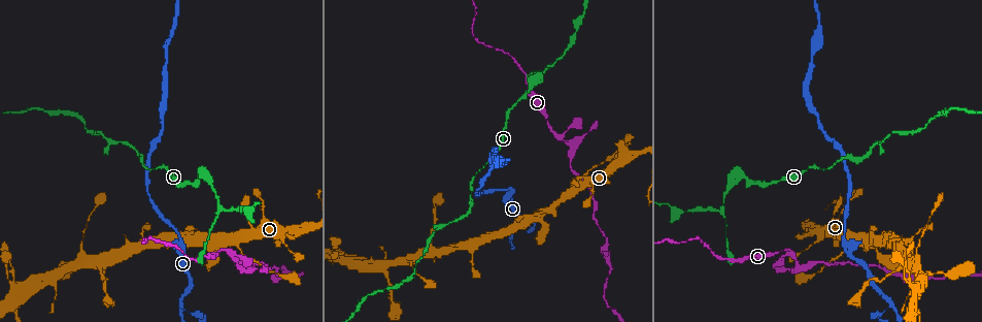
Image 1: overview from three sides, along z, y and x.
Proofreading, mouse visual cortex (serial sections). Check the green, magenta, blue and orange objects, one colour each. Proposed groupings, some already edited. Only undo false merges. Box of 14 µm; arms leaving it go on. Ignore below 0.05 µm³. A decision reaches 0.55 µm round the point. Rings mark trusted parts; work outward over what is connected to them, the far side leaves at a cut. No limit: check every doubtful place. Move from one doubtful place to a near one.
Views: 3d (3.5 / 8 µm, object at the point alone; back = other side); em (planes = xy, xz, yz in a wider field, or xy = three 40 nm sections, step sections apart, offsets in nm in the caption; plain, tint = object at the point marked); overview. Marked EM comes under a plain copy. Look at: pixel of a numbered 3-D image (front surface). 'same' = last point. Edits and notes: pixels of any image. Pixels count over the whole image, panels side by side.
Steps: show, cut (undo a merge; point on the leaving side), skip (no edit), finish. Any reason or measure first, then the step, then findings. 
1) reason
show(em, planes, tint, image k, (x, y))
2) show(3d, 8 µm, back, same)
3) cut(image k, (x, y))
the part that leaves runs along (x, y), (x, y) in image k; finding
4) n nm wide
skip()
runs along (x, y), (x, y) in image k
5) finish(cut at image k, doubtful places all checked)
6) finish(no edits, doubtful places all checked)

thick turns thin
show(3d, 3.5 µm, image 1, (410, 264))

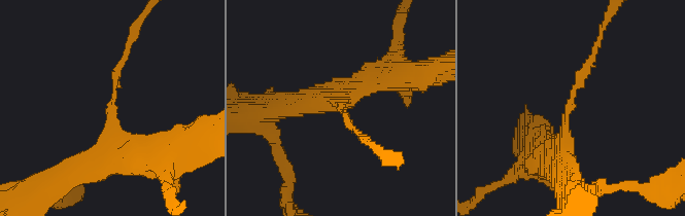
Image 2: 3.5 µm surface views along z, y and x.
3 arms; arms of 100, 350, 350 nm; shape alone is not enough
show(em, xy, step 2, tint, image 2, (344, 102))

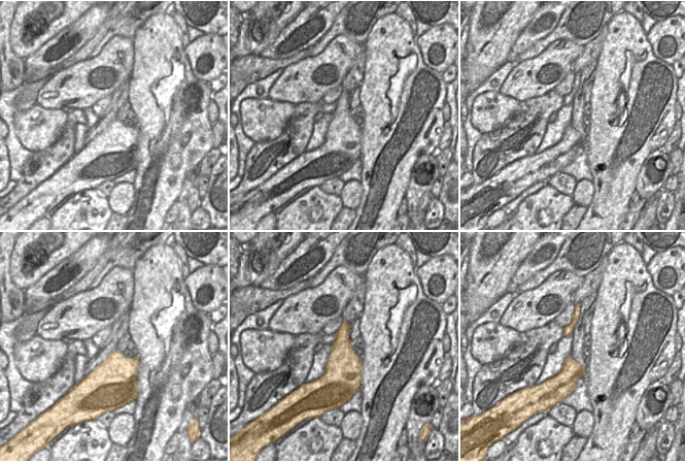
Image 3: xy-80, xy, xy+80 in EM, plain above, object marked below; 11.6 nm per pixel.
skip()
runs along (149, 158), (117, 158), (111, 140), (121, 64) in image 2; all the same cell

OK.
branch point
show(3d, 3.5 µm, image 1, (551, 65))

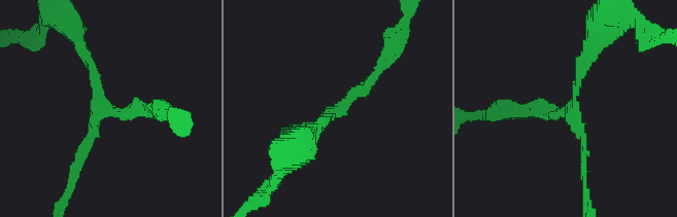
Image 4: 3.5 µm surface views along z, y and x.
3 arms; arms of 150, 200, 200 nm
show(em, xy, step 2, tint, image 4, (574, 103))

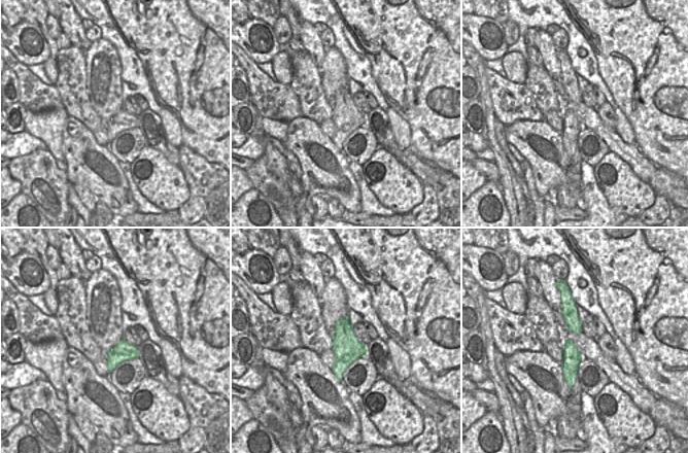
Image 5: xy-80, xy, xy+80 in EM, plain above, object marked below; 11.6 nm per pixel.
skip()
runs along (77, 41), (111, 111), (149, 111) in image 4; all the same cell

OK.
thin neck
show(3d, 8 µm, image 1, (790, 252))

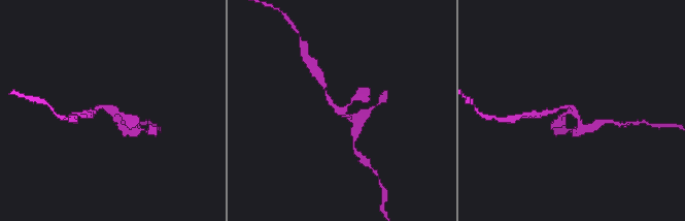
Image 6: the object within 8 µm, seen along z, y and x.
3 arms; arms of 150, 150, 200 nm; now the EM
show(em, planes, tint, image 6, (573, 111))

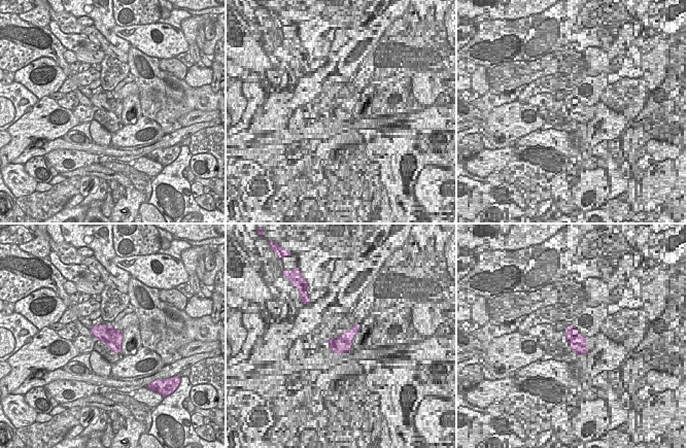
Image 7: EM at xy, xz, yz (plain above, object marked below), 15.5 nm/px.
skip()
runs along (324, 89), (332, 105), (355, 123) in image 6; all the same cell

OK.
arms part here
show(3d, 3.5 µm, image 1, (571, 146))

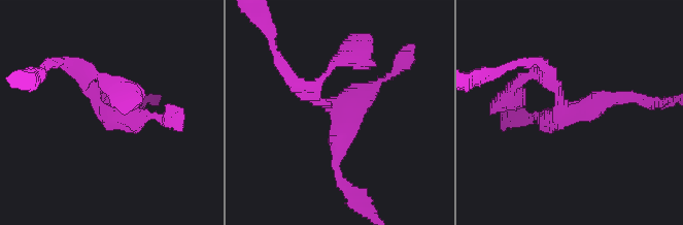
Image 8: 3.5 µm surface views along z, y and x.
show(em, xy, step 1, tint, image 8, (335, 110))

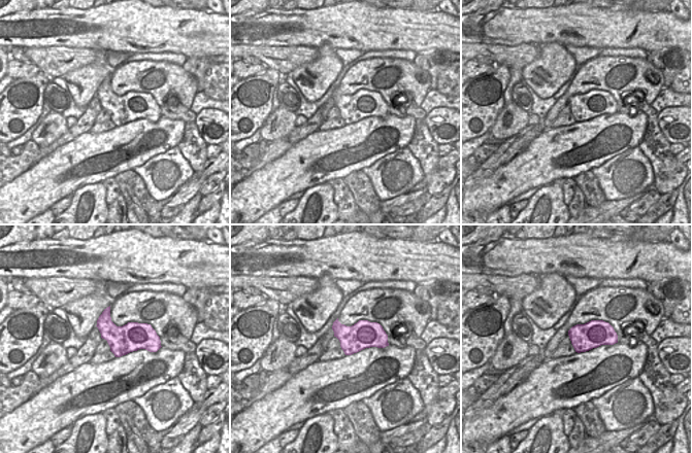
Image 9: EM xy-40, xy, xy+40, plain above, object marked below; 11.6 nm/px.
320 nm wide
skip()
runs along (296, 84), (337, 110), (337, 173) in image 8; continuous, no second cell

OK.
abrupt turn
show(3d, 3.5 µm, image 1, (510, 236))

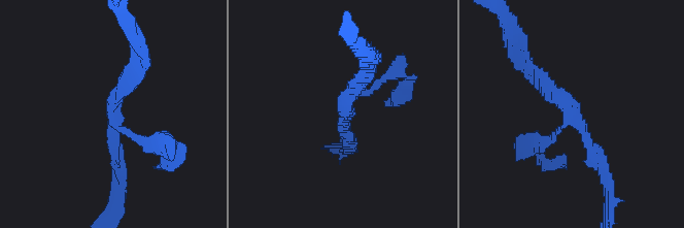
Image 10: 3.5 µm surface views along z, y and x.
3 arms; arms of 150, 200, 200 nm; now the EM
show(em, xy, step 3, tint, image 10, (345, 113))

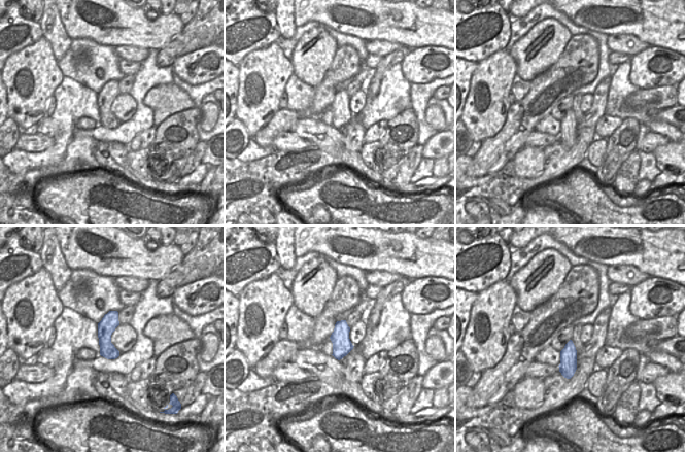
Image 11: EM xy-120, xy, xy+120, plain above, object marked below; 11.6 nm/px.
skip()
runs along (137, 70), (112, 115), (137, 139), (163, 142) in image 10; continuous, no second cell

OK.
finish(no edits, doubtful places all checked)

